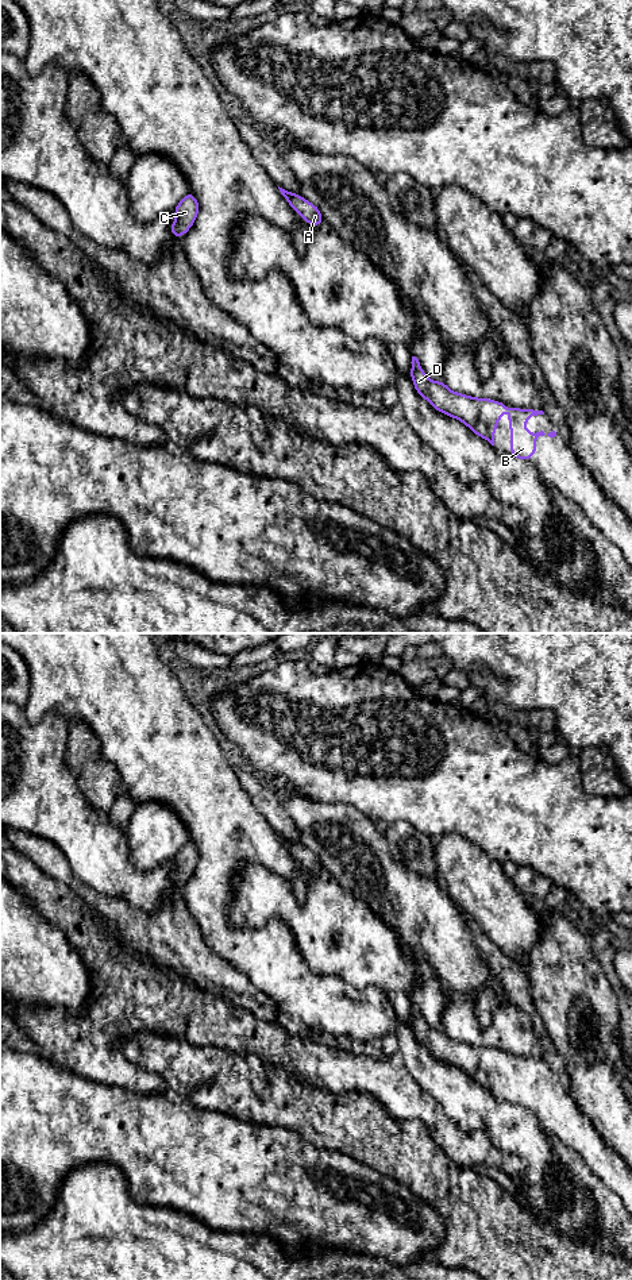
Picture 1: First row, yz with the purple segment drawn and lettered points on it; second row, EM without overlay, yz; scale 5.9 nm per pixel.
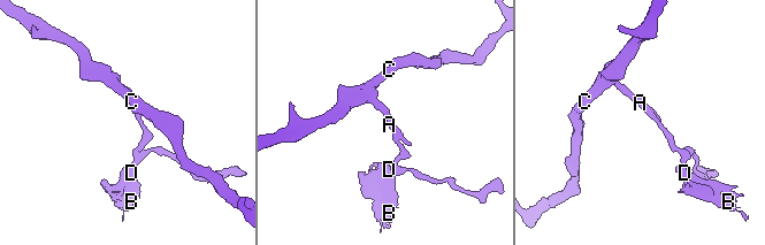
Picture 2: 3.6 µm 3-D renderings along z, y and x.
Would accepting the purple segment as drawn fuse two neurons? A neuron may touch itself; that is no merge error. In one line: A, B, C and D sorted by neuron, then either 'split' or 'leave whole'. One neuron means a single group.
A C / B D | split

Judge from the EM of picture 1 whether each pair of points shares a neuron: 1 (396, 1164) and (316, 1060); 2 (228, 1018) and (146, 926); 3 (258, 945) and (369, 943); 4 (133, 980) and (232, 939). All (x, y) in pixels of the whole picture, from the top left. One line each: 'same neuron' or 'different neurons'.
1: different neurons
2: same neuron
3: different neurons
4: different neurons

